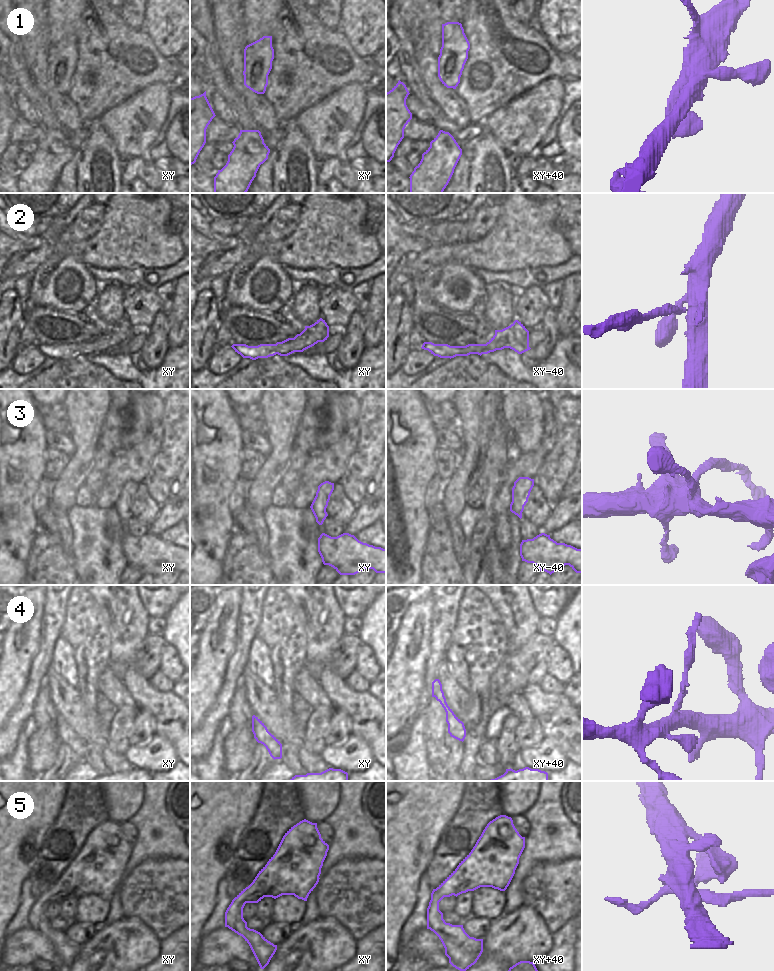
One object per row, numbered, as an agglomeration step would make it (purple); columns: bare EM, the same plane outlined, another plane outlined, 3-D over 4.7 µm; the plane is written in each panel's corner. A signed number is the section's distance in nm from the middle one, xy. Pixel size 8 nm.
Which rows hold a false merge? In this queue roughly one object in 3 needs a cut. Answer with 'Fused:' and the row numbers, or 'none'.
Fused: 2, 4, 5.

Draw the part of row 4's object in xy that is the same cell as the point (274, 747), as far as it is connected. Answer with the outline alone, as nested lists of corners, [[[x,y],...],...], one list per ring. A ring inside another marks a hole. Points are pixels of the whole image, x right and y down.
[[[268,729],[266,730],[266,734],[267,734],[268,738],[267,738],[267,743],[264,746],[266,747],[270,756],[274,760],[281,759],[282,758],[282,744],[274,735],[272,735],[268,731]]]

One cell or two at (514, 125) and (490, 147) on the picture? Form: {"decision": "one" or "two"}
{"decision": "two"}

